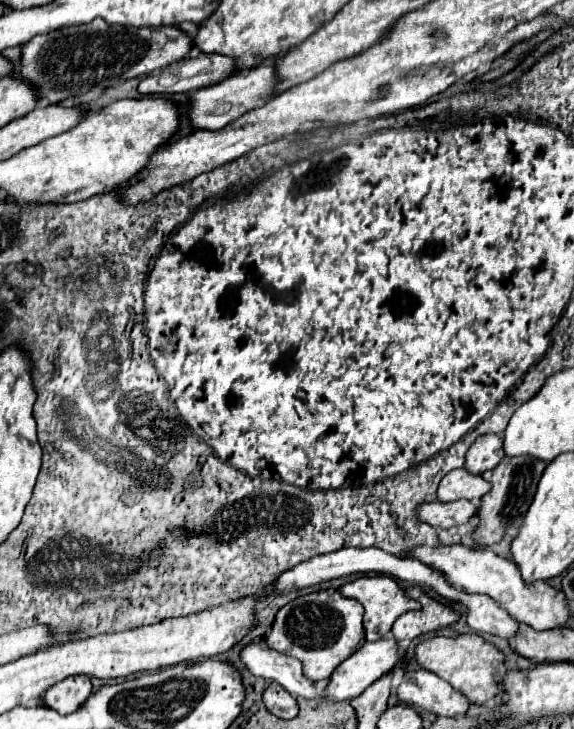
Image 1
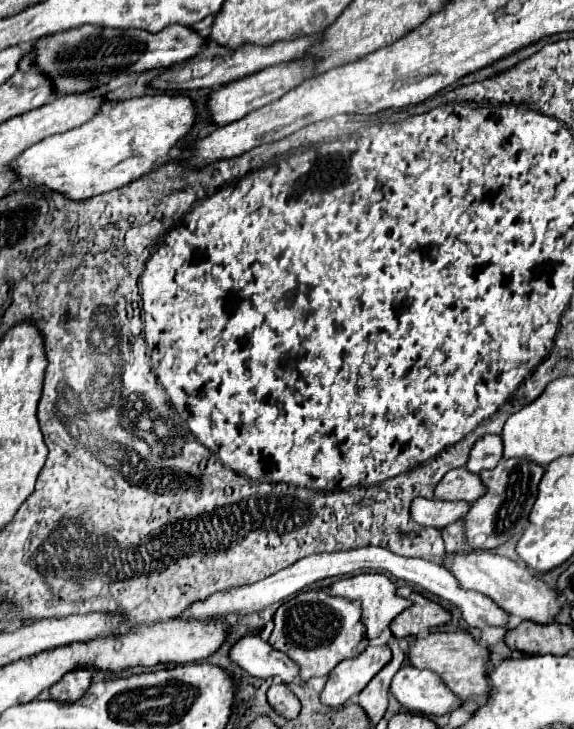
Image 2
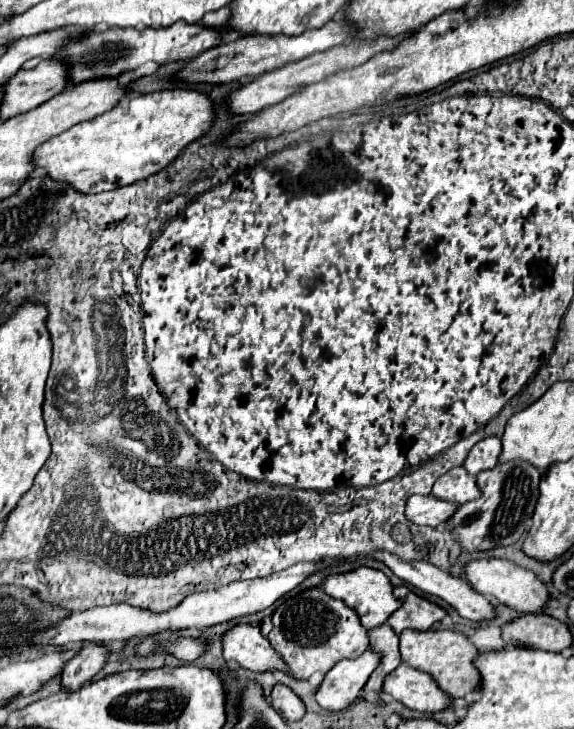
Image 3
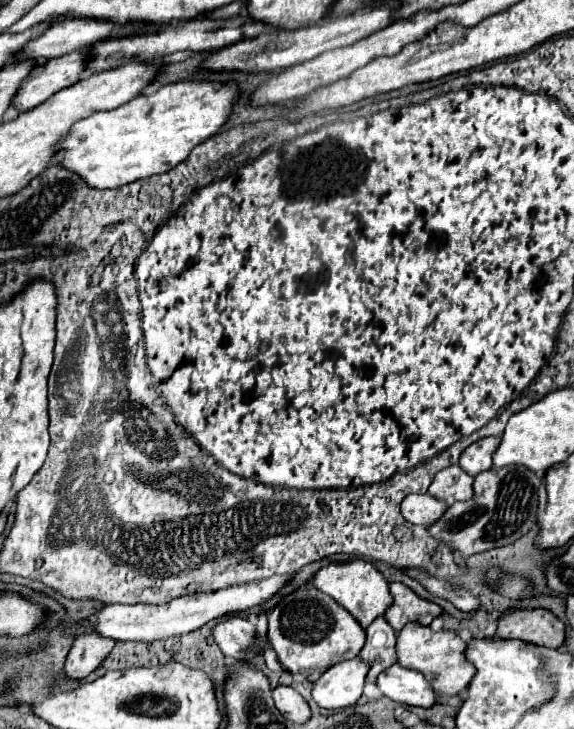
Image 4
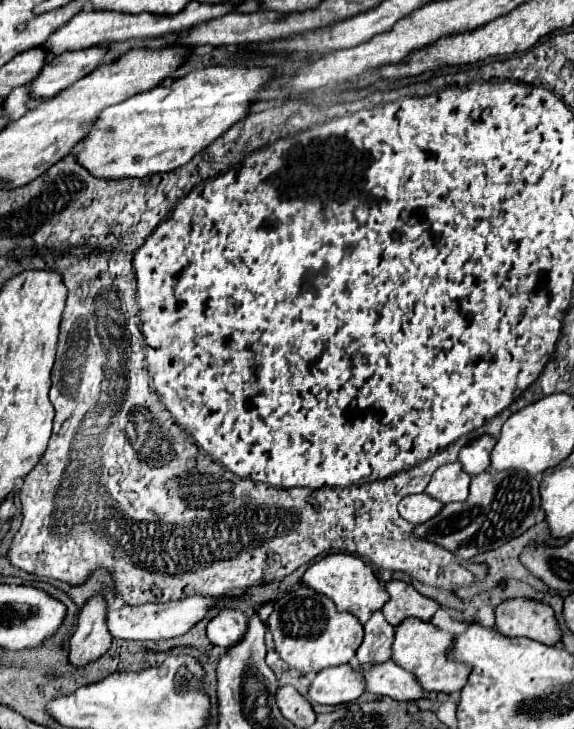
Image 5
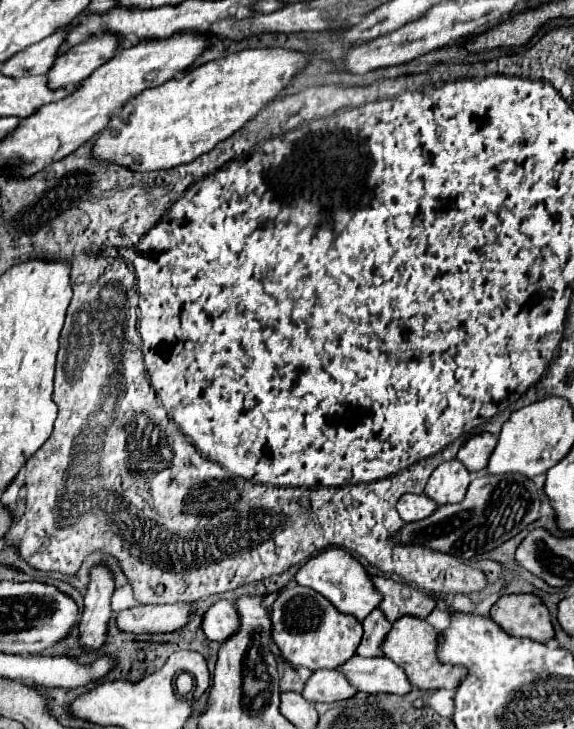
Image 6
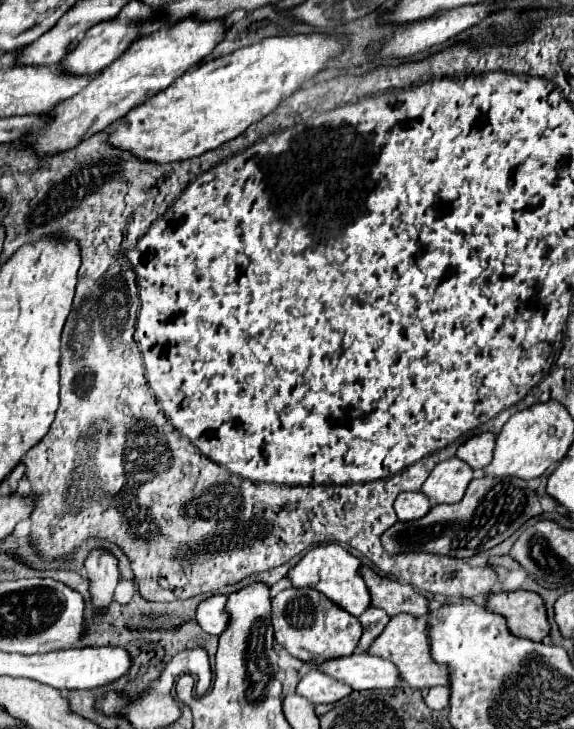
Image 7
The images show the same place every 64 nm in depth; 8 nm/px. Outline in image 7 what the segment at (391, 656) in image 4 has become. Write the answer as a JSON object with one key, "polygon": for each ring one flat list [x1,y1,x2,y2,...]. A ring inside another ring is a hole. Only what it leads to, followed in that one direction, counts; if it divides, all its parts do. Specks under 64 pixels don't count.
{"polygon":[[370,606,358,620,360,620,362,628,364,628,364,634,362,634,358,646,360,646,360,650,366,650,372,644,372,640,376,636,380,636,380,632,386,628,386,624,390,622,390,616,384,610]]}

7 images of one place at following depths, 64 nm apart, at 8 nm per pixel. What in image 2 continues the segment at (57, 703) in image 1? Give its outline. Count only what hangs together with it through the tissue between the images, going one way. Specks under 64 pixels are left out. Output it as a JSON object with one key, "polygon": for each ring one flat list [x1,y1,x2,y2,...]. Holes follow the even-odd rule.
{"polygon":[[76,668,72,672,66,672,62,680,50,688,50,696,62,702,78,700,88,690,92,674,94,674,92,668]]}

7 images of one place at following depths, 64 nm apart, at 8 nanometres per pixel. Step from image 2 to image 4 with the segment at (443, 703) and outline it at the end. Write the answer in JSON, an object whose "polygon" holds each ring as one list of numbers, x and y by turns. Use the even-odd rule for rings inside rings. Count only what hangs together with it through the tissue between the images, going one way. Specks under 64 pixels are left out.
{"polygon":[[392,664,376,678,378,690,390,700,406,706,432,706,436,702,436,694,426,682,426,678,416,672,402,668,400,664]]}

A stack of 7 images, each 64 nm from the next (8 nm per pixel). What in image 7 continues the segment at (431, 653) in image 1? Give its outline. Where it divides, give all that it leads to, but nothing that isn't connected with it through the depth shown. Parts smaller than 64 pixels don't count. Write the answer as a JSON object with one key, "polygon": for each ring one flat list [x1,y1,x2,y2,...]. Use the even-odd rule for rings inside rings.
{"polygon":[[396,614,390,622,388,628,384,628,384,632,372,642,372,648,368,648,368,654,372,656,380,656,386,660,392,660,392,664,396,664,398,672,400,672,400,680,402,684,410,686,410,688,432,688,432,686,448,686,448,670,442,664,436,664,430,656,430,642,428,642,428,622,424,616,416,618,410,614]]}

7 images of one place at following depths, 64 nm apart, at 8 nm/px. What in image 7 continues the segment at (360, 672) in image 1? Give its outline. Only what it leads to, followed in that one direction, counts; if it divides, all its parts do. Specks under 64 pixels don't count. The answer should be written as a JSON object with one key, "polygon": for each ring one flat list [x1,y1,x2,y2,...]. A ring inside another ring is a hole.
{"polygon":[[308,672,300,678,296,686,296,694,308,698,312,704,324,704,324,702,338,702,340,698,348,696,352,688,344,682,338,682,322,672]]}

